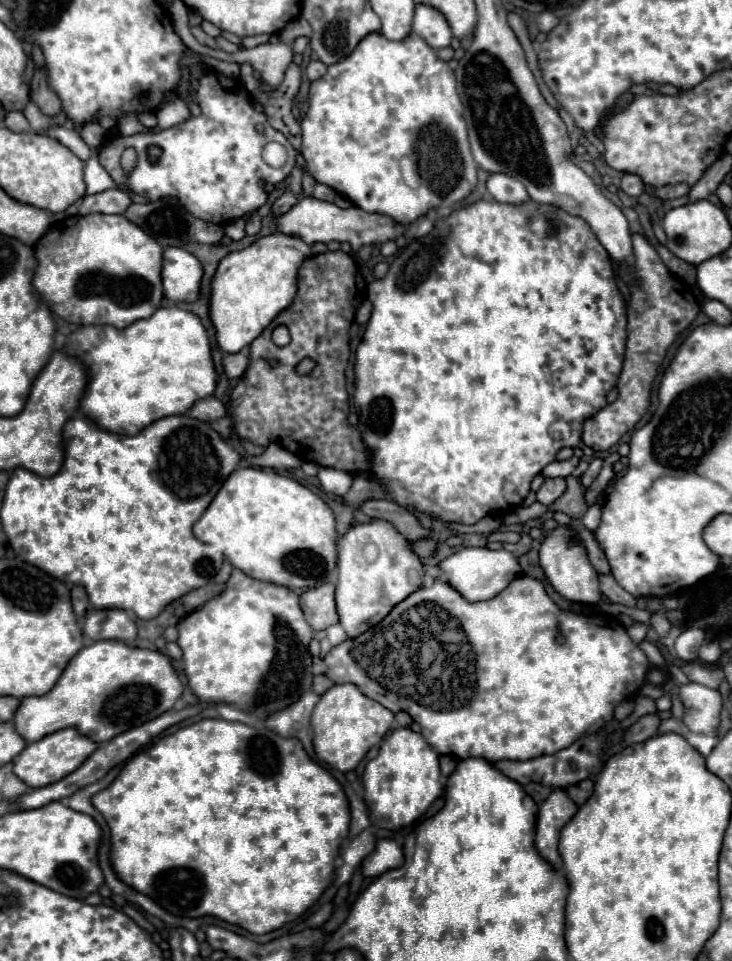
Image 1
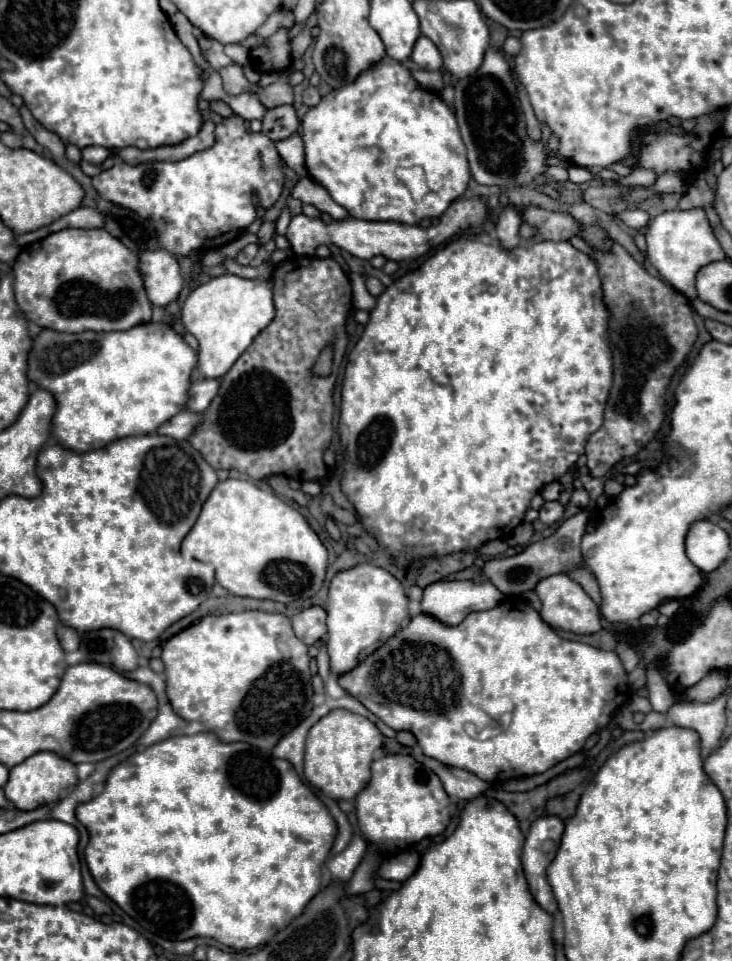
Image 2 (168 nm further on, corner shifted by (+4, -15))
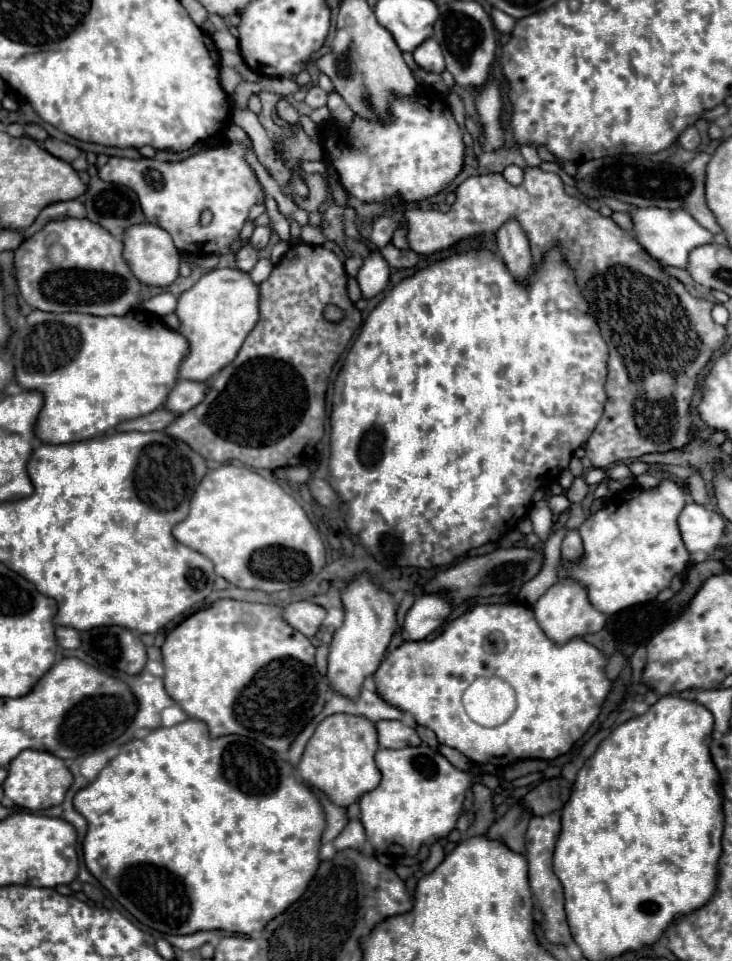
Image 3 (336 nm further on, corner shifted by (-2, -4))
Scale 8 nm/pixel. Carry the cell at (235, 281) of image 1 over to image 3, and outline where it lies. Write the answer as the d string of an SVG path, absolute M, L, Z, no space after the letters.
M212 269L206 275L202 275L200 281L192 289L184 291L178 297L178 305L176 305L174 313L180 321L178 333L188 341L188 353L180 363L178 379L206 381L236 357L246 335L256 325L256 321L258 321L258 285L252 283L248 273L242 273L238 269Z

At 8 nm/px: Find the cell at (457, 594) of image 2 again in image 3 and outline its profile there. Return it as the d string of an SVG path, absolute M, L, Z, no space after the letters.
M440 593L420 595L408 609L404 619L404 635L410 641L422 641L430 635L452 611L448 597Z

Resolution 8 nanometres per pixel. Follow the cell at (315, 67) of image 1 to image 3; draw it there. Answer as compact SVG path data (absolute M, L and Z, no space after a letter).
M312 85L310 89L308 89L308 93L306 93L306 99L304 99L304 103L308 105L308 107L312 107L312 109L318 109L318 107L324 107L326 105L326 93L318 87L318 85Z

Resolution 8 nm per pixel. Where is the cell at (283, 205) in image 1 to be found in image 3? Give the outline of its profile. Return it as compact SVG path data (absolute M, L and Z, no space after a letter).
M256 227L250 237L250 245L254 245L256 249L264 249L268 241L270 241L270 227Z

